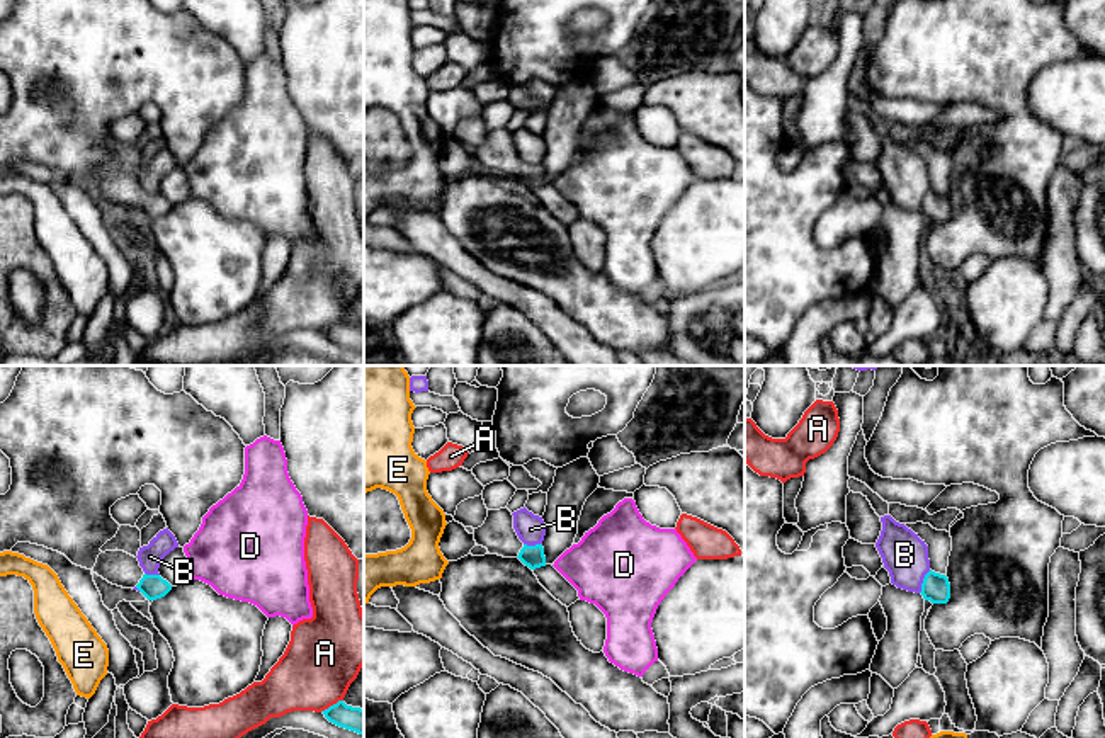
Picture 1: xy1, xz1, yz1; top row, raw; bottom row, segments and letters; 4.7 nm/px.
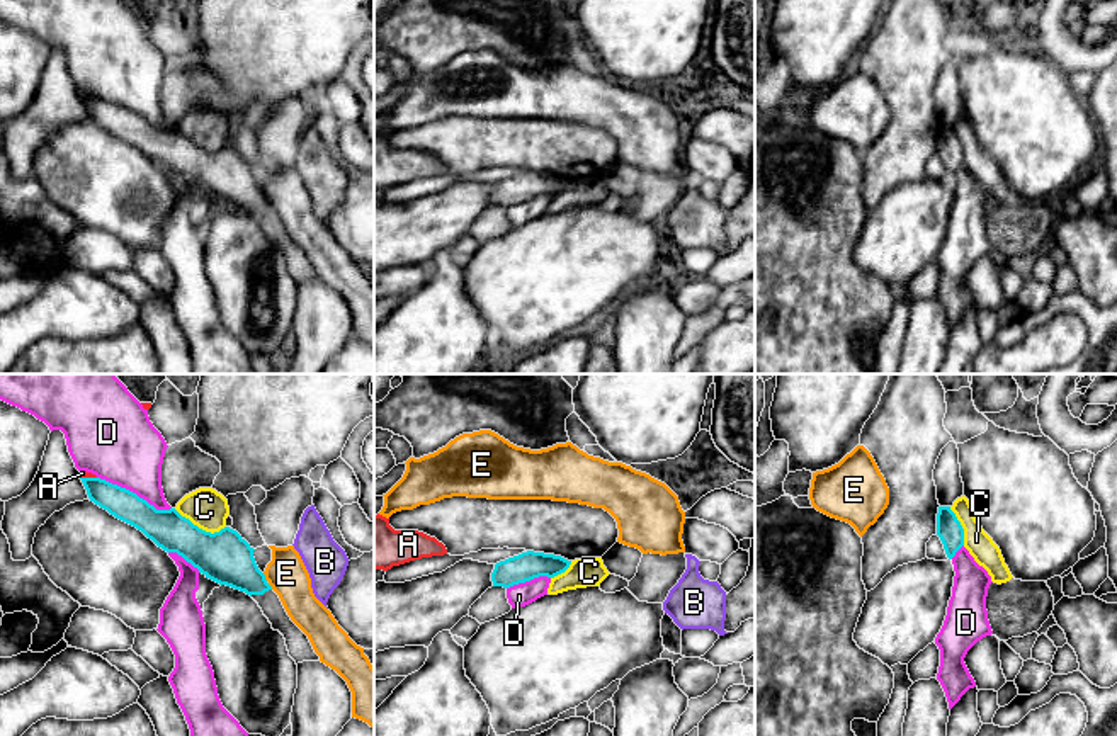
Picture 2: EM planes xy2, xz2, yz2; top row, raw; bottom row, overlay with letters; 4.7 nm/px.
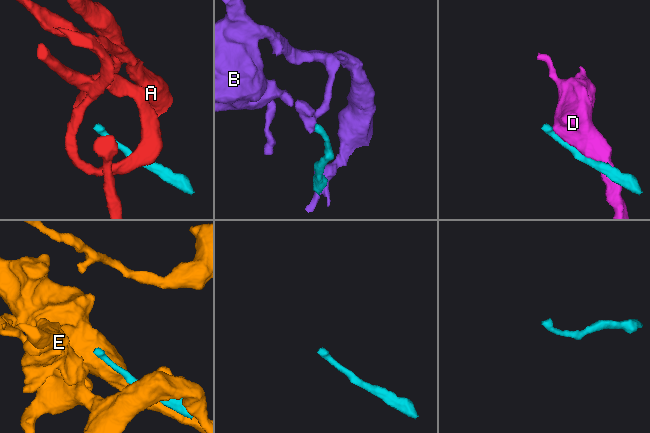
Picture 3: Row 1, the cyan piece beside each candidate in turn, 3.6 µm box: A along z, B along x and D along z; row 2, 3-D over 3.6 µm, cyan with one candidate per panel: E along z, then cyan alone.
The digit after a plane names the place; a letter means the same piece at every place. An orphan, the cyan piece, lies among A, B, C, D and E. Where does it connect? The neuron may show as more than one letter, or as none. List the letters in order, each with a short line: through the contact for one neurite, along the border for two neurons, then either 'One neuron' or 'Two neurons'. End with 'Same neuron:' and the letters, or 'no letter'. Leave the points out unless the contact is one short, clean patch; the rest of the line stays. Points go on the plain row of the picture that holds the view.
A: Line: xy1 (342, 318), (320, 330). Two neurons
B: Line: yz1 (930, 189), (918, 211). Two neurons
C: Line: xy2 (174, 128), (206, 150), (218, 152), (225, 147). Two neurons
D: Two neurons
E: Line: xy2 (262, 192), (267, 199). Two neurons
Same neuron: no letter

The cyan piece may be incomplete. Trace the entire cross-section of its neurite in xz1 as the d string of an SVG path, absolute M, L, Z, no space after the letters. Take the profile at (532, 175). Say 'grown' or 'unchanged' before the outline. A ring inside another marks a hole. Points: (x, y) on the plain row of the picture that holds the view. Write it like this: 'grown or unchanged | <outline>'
grown | M508 128L488 129L484 143L474 148L474 160L486 167L490 173L518 177L530 189L546 185L542 163L527 165L518 158Z

